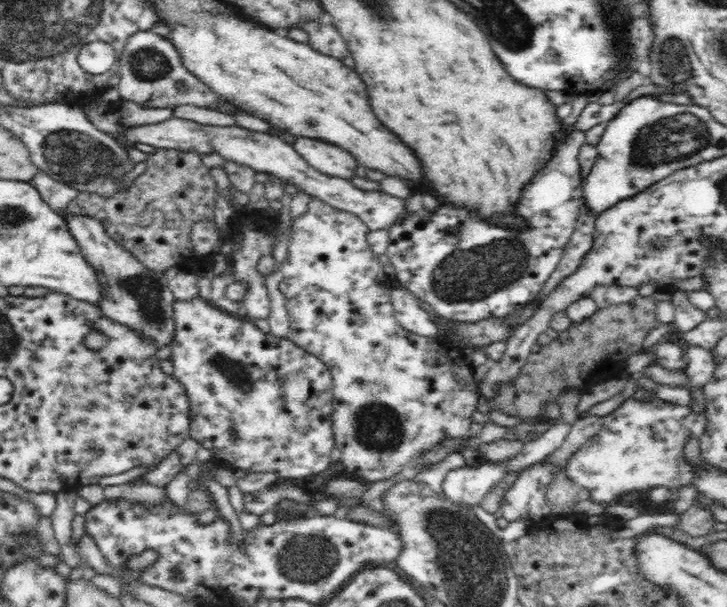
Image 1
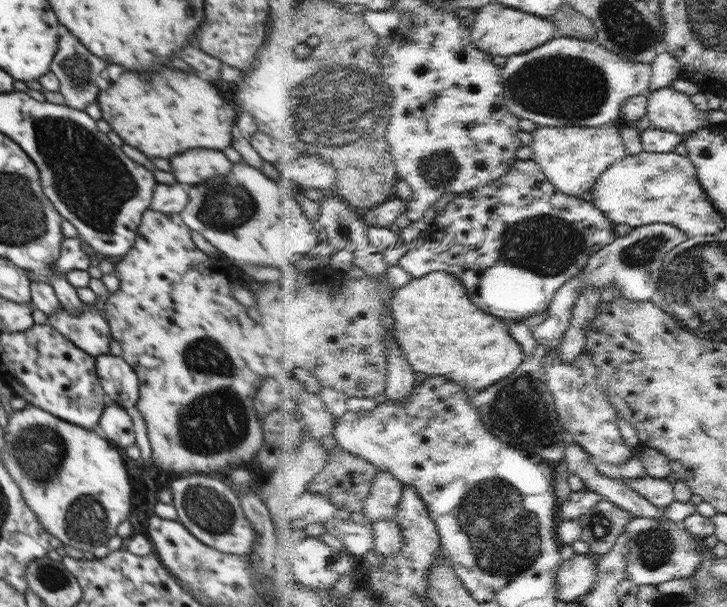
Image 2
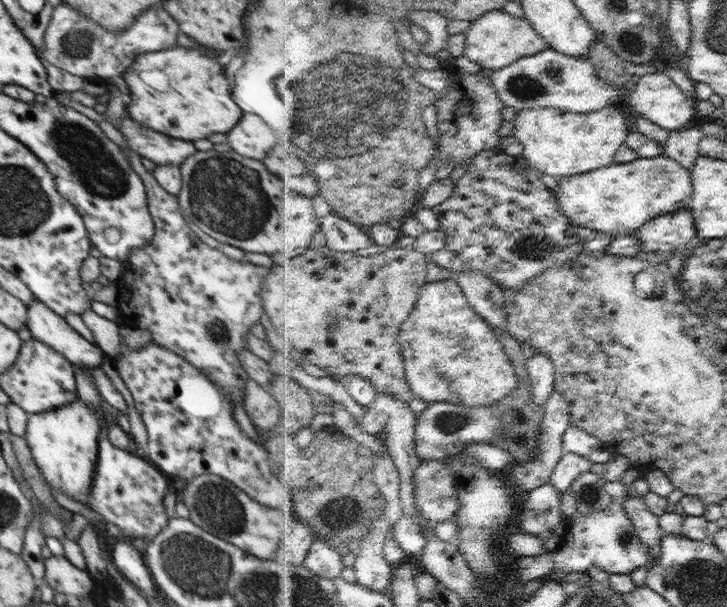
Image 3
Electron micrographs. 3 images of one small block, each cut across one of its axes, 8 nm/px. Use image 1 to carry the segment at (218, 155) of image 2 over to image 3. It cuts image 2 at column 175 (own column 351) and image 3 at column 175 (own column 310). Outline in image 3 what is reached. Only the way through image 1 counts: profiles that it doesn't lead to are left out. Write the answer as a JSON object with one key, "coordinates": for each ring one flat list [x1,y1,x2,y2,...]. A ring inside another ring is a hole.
{"coordinates":[[124,117,124,122,114,124,114,126,124,135,125,141,128,141,133,150,156,164,180,166,186,158,190,158,196,152,192,142,168,138,164,134,150,130,150,128,138,126,130,118]]}

